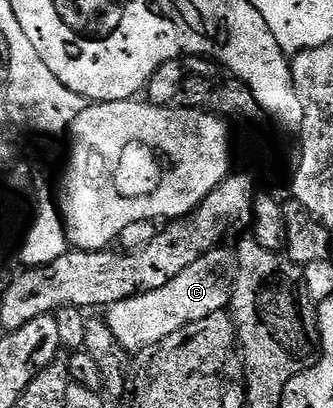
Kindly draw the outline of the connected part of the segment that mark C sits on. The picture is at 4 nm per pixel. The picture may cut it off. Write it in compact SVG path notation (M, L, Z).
M226 245L217 247L211 249L210 252L207 252L197 262L190 264L177 278L172 279L164 287L157 289L157 291L140 293L138 296L123 300L122 303L109 306L106 322L114 335L119 339L121 346L130 353L137 353L148 346L152 346L154 343L161 342L168 335L174 334L190 323L204 319L208 315L223 312L234 295L234 287L238 285L238 280L239 261L235 250L233 248L226 248Z

